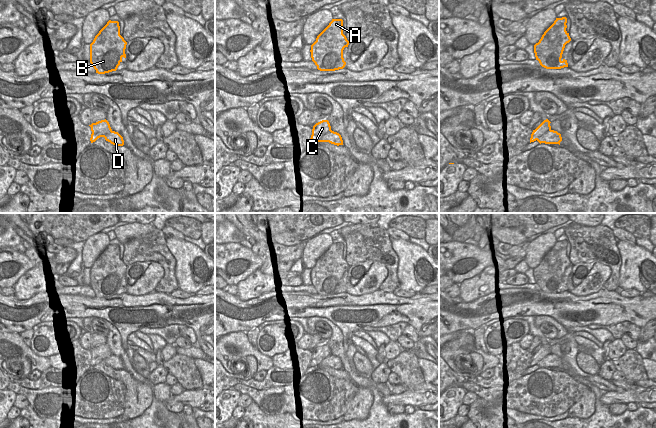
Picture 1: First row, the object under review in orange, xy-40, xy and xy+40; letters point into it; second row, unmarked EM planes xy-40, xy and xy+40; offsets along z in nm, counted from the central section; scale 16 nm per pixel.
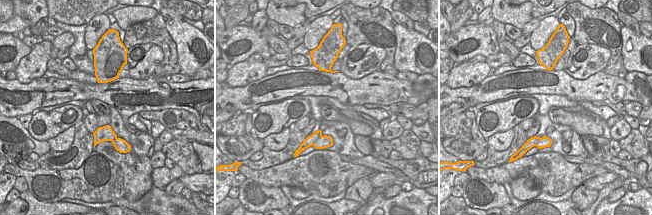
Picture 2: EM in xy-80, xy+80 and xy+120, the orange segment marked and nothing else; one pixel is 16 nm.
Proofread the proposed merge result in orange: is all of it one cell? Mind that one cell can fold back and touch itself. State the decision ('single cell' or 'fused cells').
fused cells

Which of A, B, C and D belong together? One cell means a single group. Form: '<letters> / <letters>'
A B C / D

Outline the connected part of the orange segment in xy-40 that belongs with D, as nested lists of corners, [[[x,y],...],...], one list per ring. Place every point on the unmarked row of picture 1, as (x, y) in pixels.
[[[112,355],[109,358],[105,359],[104,362],[106,365],[110,366],[113,369],[116,370],[124,369],[123,361],[118,356]]]

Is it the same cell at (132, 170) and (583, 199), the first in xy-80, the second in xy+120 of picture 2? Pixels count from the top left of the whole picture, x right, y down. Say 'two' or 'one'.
one

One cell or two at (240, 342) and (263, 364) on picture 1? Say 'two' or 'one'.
one

